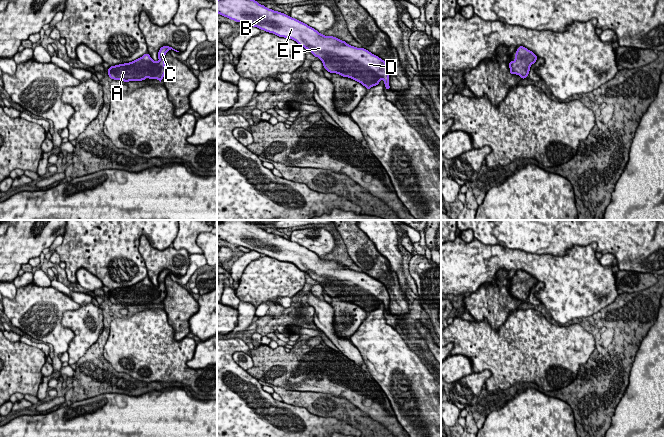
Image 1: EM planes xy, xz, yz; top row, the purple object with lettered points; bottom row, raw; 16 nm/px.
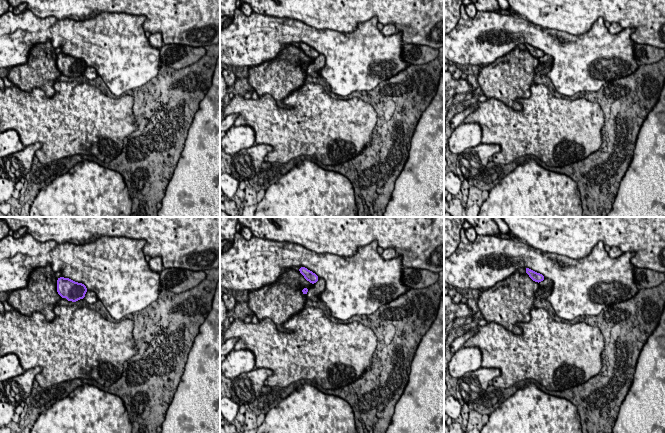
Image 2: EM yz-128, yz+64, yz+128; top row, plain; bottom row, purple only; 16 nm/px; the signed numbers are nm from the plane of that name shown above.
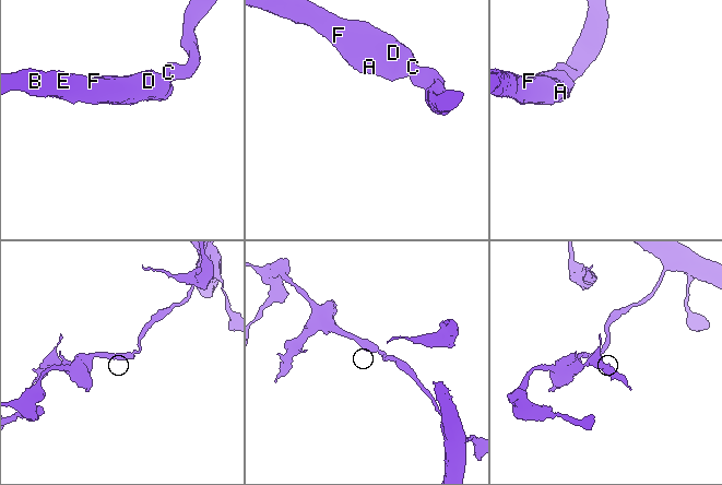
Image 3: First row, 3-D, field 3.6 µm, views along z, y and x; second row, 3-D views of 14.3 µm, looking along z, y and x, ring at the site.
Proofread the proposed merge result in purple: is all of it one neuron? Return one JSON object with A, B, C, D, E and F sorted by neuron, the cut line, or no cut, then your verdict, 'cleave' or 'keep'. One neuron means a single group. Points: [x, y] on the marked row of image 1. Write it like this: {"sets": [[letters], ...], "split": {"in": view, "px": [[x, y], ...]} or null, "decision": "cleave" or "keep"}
{"sets": [["A", "B", "C", "D", "E", "F"]], "split": null, "decision": "keep"}

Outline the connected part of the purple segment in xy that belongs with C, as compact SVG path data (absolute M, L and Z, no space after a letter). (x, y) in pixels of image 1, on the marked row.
M162 46L158 52L158 58L159 58L158 62L155 62L148 53L145 53L142 57L136 59L135 61L119 64L115 66L110 66L110 68L107 71L108 76L111 79L122 80L125 83L127 83L128 81L137 81L137 80L142 81L142 80L146 80L147 78L158 79L161 82L161 80L163 79L166 73L165 54L171 49L176 52L179 52L170 46Z

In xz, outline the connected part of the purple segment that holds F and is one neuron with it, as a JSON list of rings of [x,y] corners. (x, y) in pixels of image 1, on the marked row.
[[[217,0],[217,13],[279,37],[290,38],[318,57],[324,68],[361,83],[368,90],[383,79],[390,90],[389,69],[384,60],[333,36],[324,36],[307,24],[268,9],[255,0]]]

